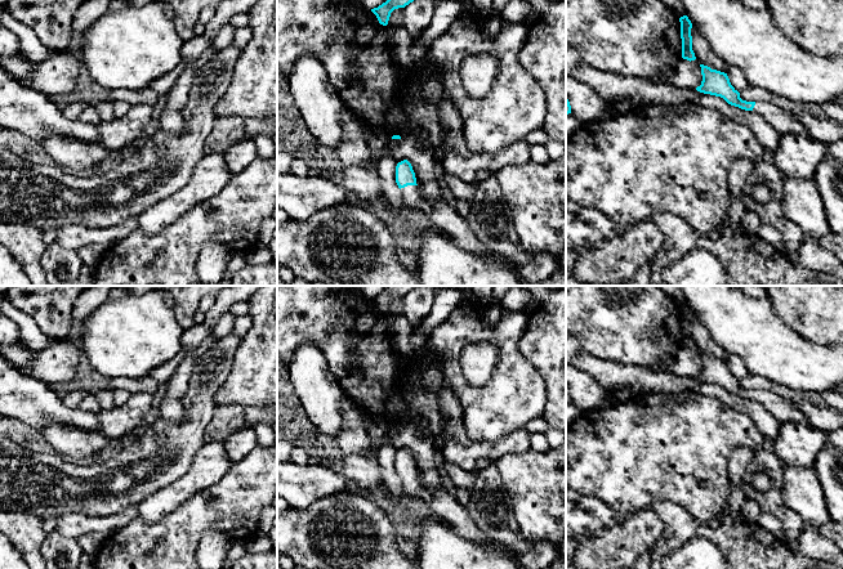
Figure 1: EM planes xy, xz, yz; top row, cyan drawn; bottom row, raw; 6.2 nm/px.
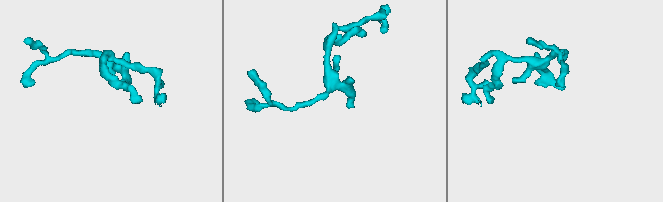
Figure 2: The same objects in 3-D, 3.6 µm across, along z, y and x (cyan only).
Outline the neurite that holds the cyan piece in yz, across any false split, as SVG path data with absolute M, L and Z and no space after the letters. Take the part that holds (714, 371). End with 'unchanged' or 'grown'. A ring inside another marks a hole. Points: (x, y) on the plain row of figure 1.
M700 353L702 369L697 380L723 386L728 393L763 404L780 422L800 422L812 426L807 417L791 402L785 400L772 390L746 390L731 373L727 362Z; grown

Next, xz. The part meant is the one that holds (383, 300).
M389 286L385 291L379 294L378 296L371 297L371 300L376 304L380 313L387 314L391 301L394 297L405 296L416 287L419 286Z; unchanged

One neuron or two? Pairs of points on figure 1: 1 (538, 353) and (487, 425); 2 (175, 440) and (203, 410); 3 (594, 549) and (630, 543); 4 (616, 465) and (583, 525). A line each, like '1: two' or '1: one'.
1: two
2: one
3: one
4: two

